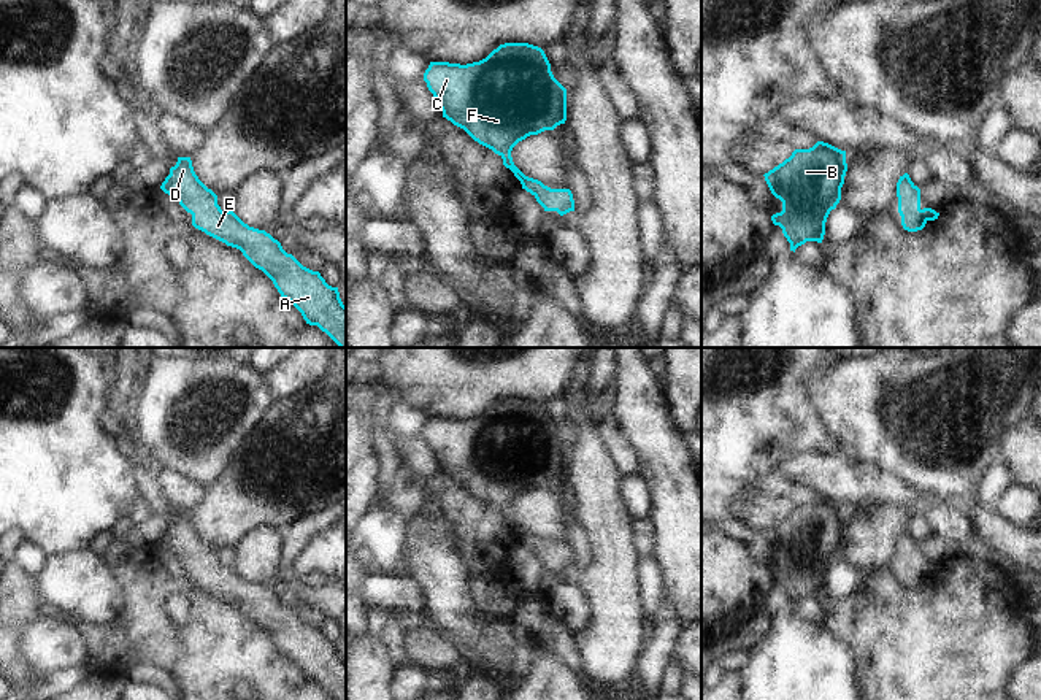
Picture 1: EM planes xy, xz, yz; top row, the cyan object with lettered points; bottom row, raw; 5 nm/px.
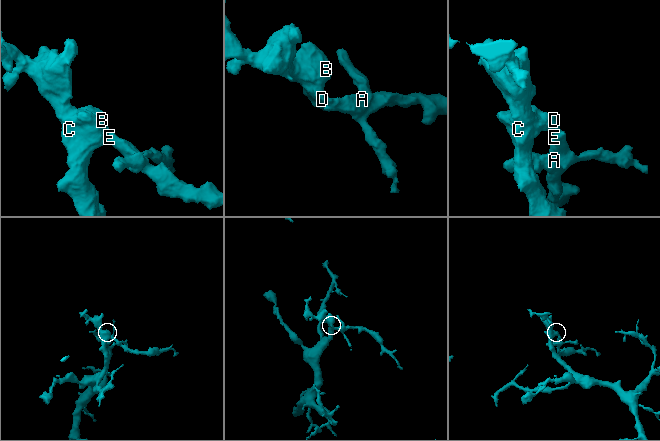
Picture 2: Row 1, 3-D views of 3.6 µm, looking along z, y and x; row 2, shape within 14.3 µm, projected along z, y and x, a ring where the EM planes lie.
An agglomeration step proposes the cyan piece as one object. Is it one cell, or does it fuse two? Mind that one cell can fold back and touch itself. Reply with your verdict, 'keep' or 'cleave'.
keep

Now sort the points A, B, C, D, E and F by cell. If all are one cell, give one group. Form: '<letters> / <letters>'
A B C D E F

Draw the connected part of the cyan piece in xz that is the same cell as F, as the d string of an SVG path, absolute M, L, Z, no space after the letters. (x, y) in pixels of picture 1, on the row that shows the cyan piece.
M505 43L479 62L430 62L424 81L443 117L498 154L544 211L574 211L570 189L551 189L525 176L511 157L519 141L567 121L567 89L554 78L541 48Z

